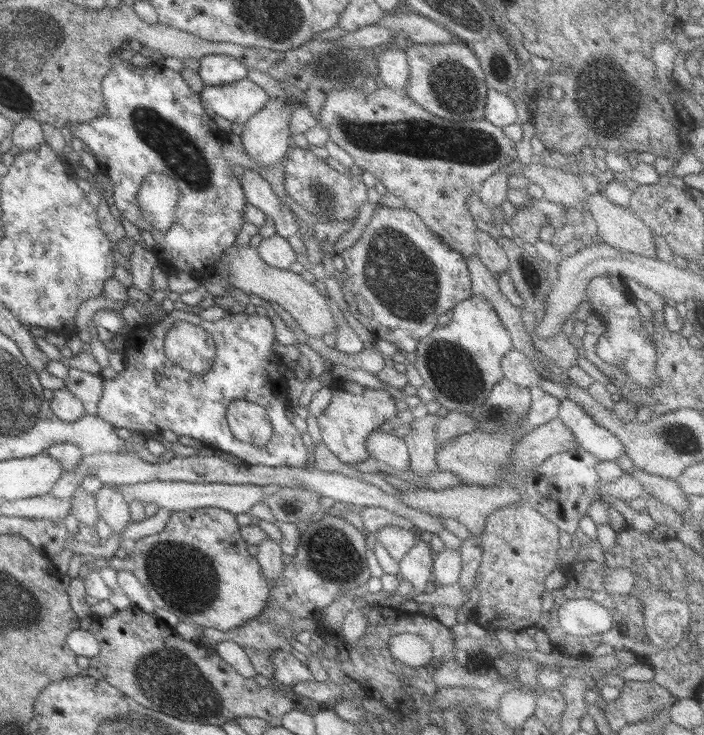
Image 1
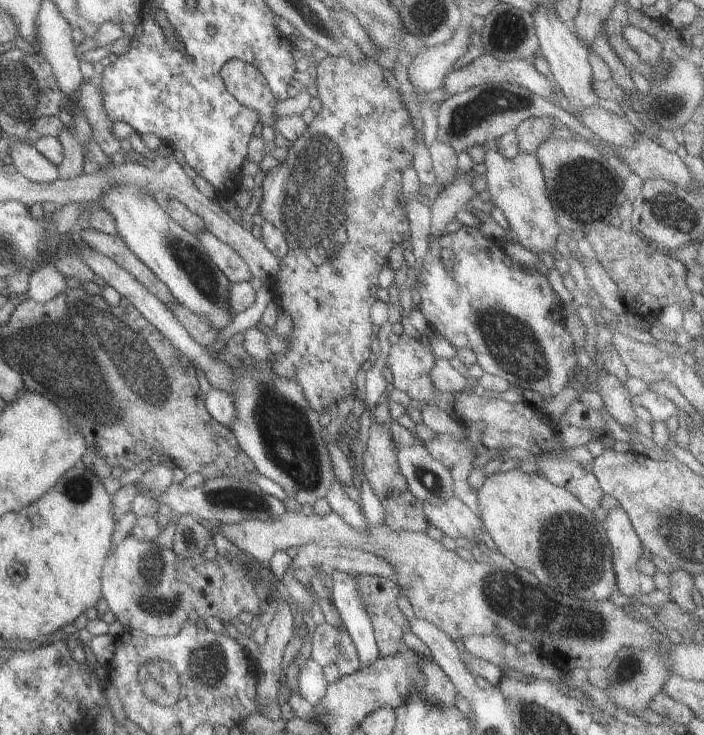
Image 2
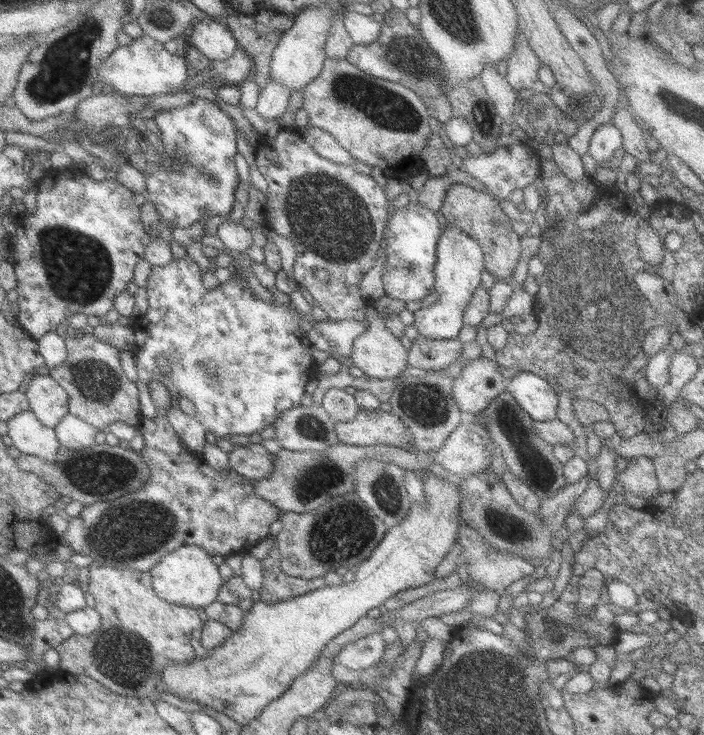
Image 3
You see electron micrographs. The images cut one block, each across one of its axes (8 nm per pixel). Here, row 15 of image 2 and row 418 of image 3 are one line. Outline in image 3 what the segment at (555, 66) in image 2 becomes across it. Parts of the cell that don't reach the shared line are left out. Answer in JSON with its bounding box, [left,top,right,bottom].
[506,371,559,422]

